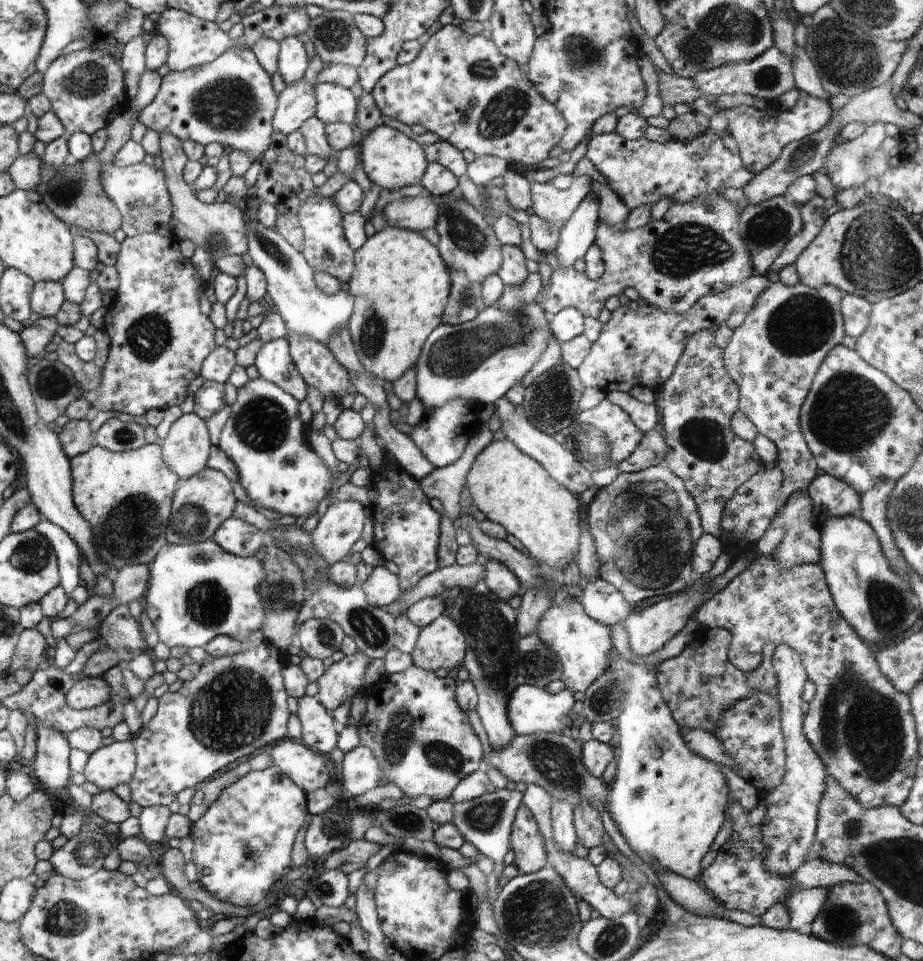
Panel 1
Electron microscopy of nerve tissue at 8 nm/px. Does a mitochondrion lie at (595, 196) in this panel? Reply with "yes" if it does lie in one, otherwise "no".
no

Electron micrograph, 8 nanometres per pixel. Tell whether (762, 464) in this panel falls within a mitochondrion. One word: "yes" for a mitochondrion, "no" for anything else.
no

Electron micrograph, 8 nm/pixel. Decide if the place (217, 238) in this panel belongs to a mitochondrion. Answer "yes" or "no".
yes

